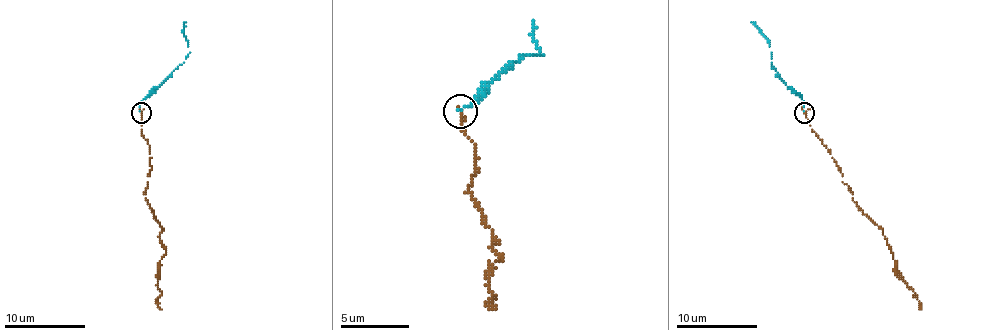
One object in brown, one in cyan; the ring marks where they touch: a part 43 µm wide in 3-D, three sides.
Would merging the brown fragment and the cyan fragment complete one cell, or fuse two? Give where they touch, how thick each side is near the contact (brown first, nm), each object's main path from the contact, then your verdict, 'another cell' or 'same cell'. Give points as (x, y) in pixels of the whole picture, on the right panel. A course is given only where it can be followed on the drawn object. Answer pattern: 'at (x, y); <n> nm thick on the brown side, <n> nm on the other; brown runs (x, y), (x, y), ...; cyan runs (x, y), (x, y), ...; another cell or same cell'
at (804, 112); 260 nm thick on the brown side, 130 nm on the other; brown runs (804, 113), (842, 174), (852, 200), (882, 230), (895, 260), (895, 273), (915, 293), (921, 309); cyan runs (804, 111), (804, 101), (771, 64), (769, 40), (751, 22); another cell

